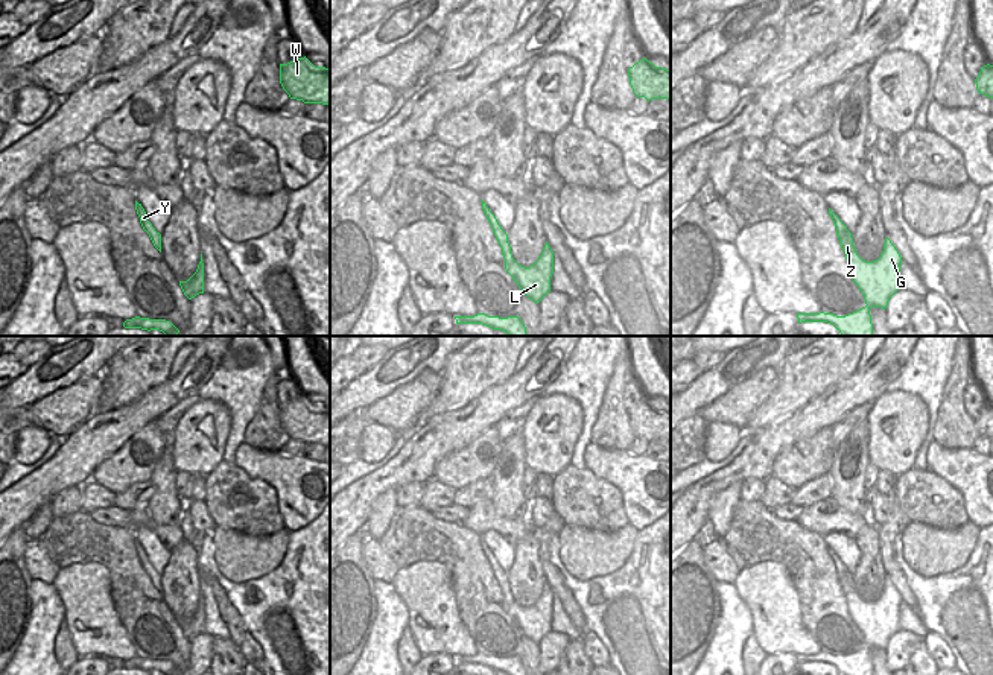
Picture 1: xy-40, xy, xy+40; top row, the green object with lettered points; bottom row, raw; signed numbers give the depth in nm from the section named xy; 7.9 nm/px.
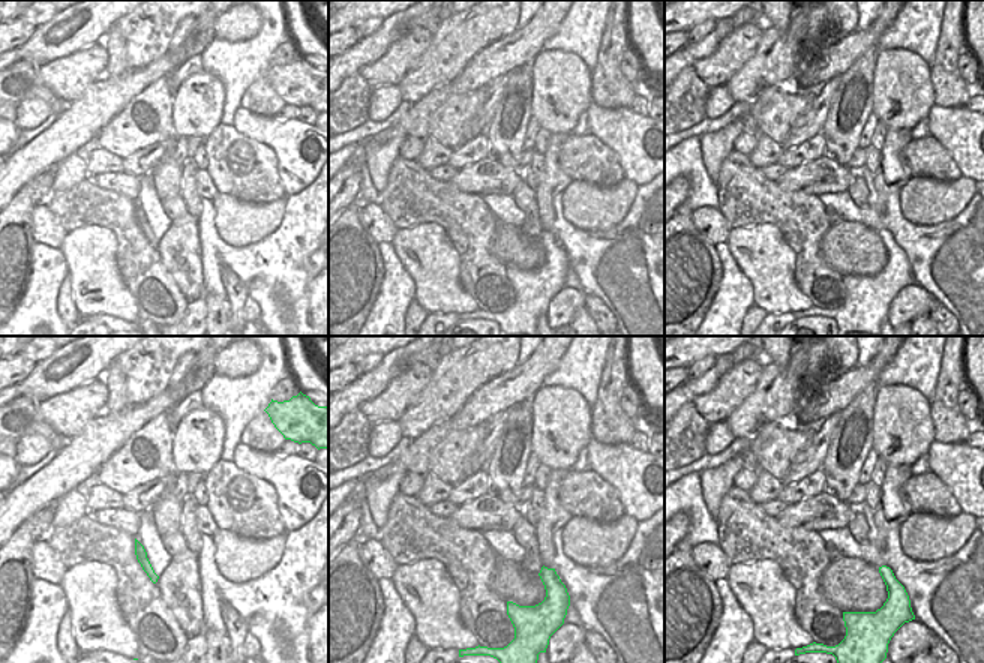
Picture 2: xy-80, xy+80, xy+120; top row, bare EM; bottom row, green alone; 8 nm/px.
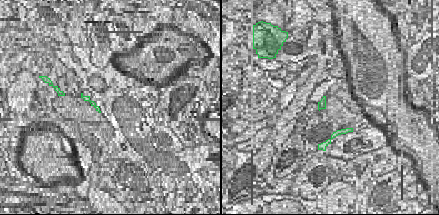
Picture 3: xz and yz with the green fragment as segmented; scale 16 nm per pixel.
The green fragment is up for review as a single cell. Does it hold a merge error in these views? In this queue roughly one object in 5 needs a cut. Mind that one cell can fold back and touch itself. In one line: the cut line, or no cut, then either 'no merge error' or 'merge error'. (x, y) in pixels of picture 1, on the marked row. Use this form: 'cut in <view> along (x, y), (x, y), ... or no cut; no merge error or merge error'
no cut; no merge error

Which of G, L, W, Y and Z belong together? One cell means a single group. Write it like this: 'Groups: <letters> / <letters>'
Groups: G L W Y Z

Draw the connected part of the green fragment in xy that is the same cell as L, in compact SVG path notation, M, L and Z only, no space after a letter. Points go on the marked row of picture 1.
M482 202L482 210L493 228L493 233L502 248L502 255L505 258L505 269L517 283L520 290L534 303L540 303L544 295L550 292L550 277L554 274L554 251L546 242L541 255L538 260L525 268L519 265L511 254L511 246L508 243L508 234L499 225L496 216L490 211L487 204Z

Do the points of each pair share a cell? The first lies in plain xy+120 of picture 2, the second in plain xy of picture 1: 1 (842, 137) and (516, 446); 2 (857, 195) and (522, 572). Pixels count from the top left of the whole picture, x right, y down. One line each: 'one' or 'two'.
1: one
2: one

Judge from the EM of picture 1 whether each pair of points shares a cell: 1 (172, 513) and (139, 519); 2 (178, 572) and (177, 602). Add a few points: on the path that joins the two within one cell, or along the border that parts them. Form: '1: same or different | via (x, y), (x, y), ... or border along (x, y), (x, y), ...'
1: different | border along (146, 508), (155, 523), (178, 526)
2: same | via (178, 579), (178, 595)

